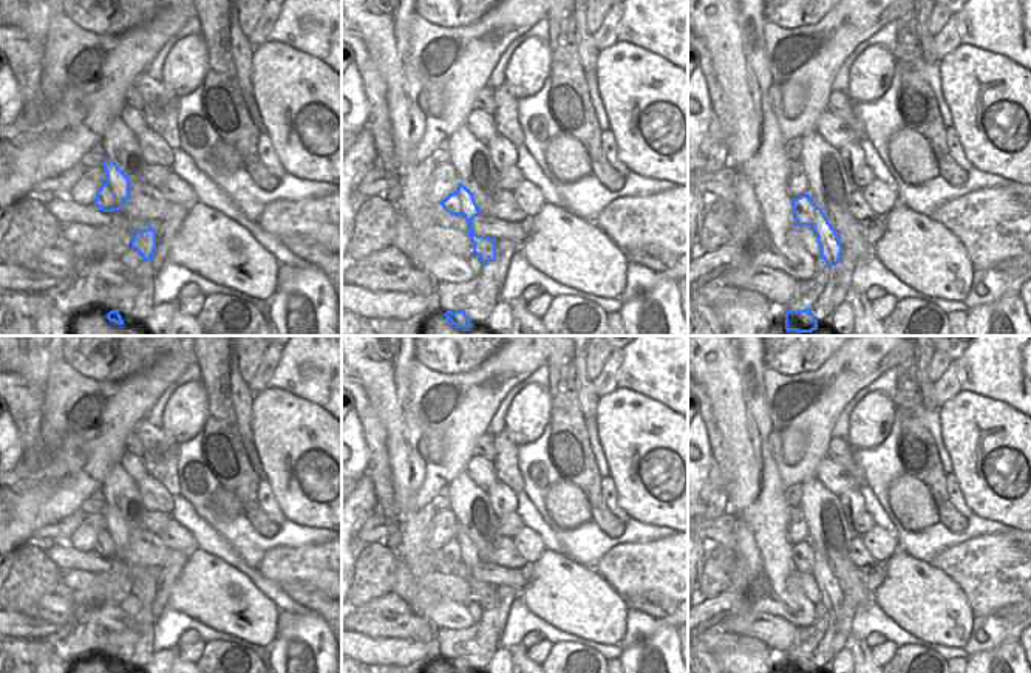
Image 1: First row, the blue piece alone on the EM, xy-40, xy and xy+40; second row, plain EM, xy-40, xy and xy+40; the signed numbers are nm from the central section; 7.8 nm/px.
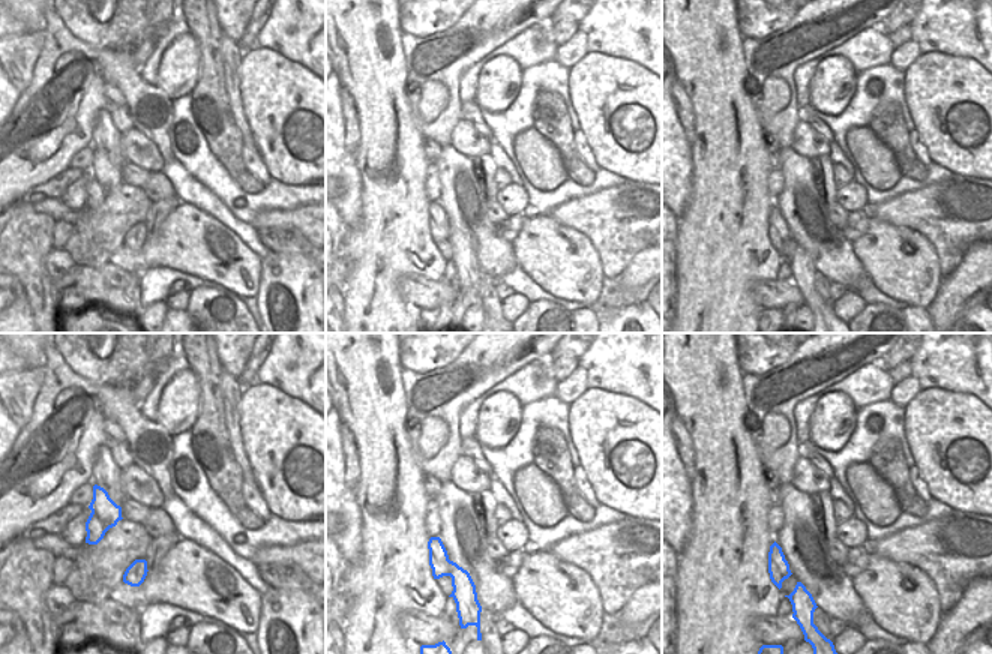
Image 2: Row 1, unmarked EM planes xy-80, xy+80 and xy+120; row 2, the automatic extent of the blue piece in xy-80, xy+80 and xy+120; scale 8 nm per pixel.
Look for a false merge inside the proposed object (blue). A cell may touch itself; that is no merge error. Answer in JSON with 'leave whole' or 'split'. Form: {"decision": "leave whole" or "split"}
{"decision": "split"}

